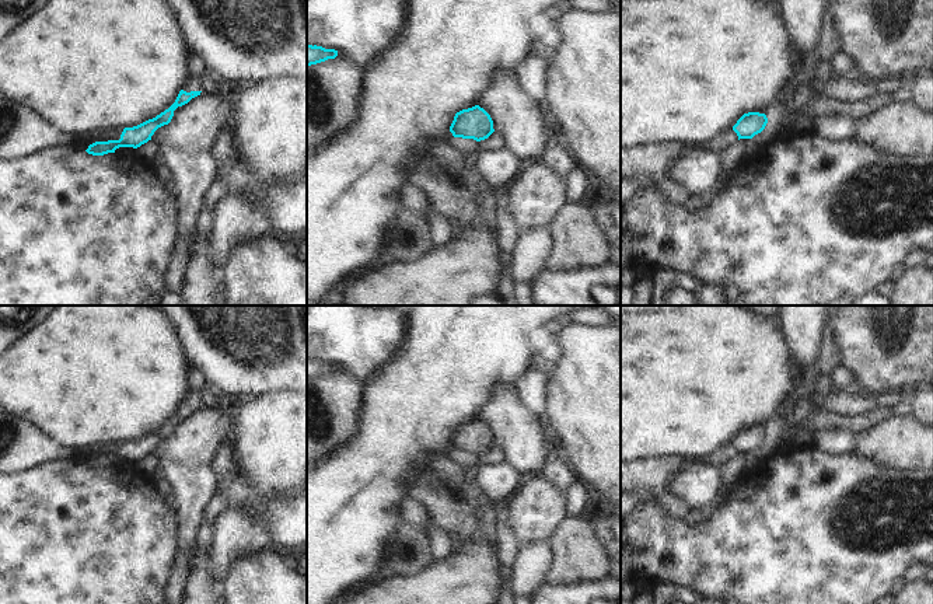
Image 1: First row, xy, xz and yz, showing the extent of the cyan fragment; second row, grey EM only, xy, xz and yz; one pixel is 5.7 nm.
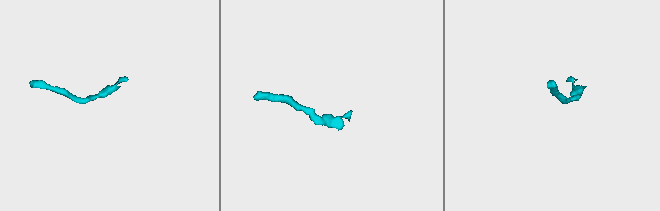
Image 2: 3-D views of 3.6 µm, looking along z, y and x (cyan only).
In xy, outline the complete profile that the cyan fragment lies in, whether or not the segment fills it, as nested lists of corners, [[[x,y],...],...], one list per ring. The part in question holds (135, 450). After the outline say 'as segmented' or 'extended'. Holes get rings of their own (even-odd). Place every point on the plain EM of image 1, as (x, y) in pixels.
[[[189,392],[179,404],[177,413],[164,426],[137,440],[125,441],[119,454],[95,455],[90,458],[85,465],[92,469],[104,469],[108,467],[115,467],[115,464],[119,461],[140,461],[151,454],[151,450],[158,441],[171,436],[177,422],[188,418],[192,412],[200,409],[200,406],[199,397]]]; extended

